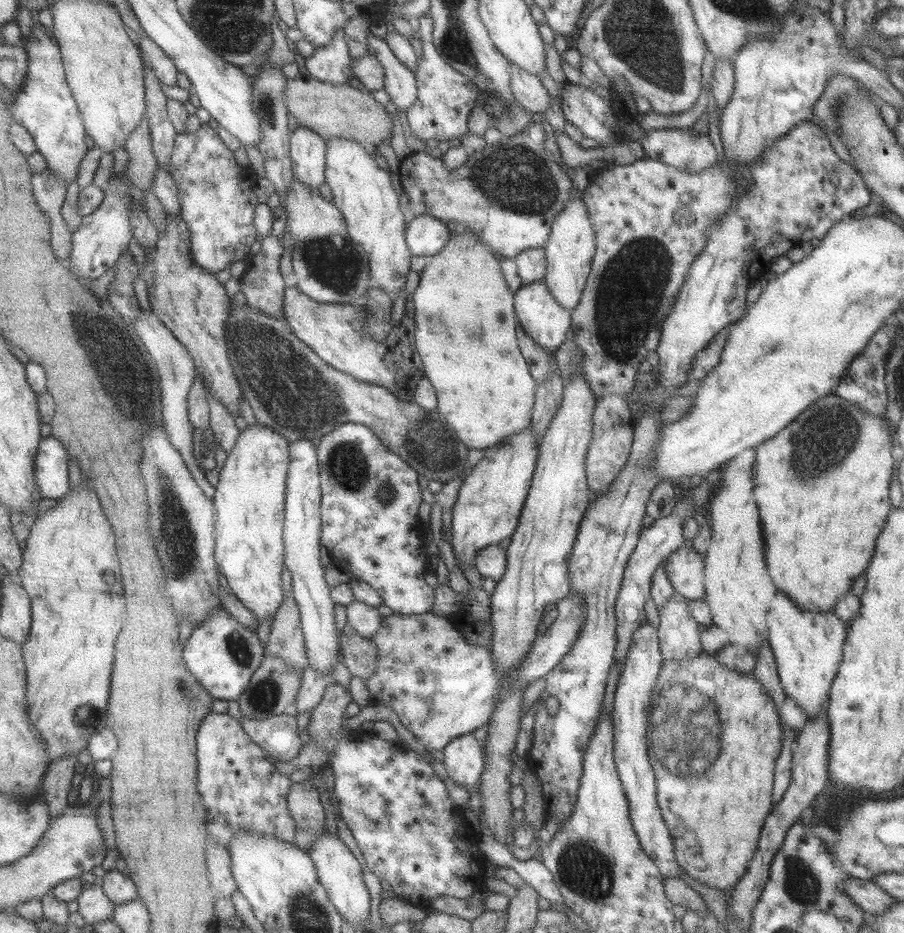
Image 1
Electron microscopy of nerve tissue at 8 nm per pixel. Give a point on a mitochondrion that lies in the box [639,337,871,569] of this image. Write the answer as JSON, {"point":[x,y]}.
{"point":[829,428]}

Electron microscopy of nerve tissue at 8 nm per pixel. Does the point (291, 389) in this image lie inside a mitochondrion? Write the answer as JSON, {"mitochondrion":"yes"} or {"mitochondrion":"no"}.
{"mitochondrion":"yes"}

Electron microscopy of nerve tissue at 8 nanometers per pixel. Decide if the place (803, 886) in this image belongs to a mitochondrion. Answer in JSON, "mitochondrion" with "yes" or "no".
{"mitochondrion":"yes"}

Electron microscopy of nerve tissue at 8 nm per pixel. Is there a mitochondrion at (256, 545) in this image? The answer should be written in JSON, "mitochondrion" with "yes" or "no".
{"mitochondrion":"no"}

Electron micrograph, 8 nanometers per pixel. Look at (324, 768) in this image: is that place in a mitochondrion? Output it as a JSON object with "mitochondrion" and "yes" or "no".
{"mitochondrion":"no"}

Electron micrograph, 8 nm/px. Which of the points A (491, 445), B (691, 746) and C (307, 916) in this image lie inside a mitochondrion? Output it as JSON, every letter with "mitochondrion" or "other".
{"A":"other","B":"mitochondrion","C":"mitochondrion"}

